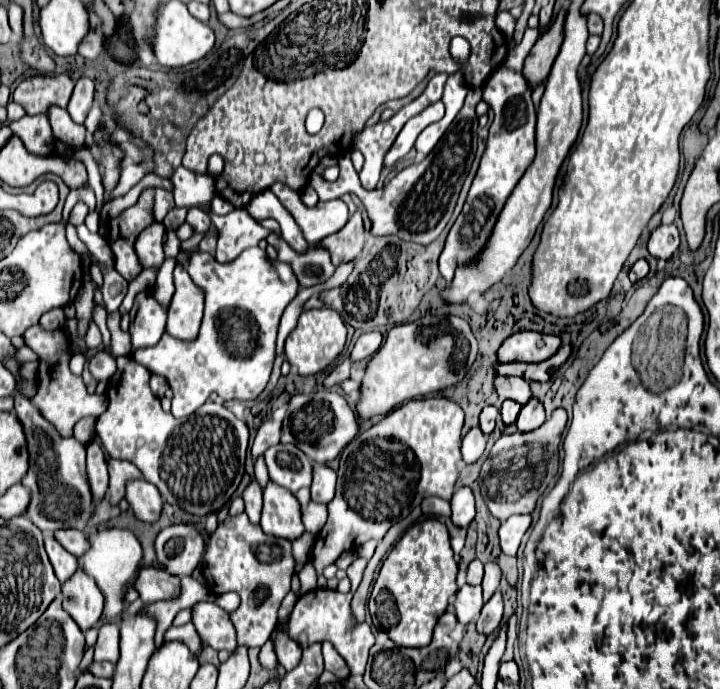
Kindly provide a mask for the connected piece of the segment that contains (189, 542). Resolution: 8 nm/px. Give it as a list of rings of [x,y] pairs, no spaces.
[[[172,524],[164,528],[156,536],[154,548],[158,564],[176,576],[190,576],[204,556],[202,534],[188,524]]]

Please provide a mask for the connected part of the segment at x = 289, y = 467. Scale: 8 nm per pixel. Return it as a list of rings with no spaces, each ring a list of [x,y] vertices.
[[[276,444],[276,446],[268,448],[268,452],[264,454],[264,462],[268,466],[270,480],[276,482],[278,486],[290,490],[292,494],[296,494],[300,488],[310,488],[310,484],[312,484],[312,464],[310,464],[308,456],[302,454],[302,450],[298,450],[294,444]]]

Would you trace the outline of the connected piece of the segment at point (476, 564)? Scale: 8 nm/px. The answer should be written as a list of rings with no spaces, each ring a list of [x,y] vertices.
[[[472,560],[470,566],[468,566],[468,584],[472,586],[478,586],[482,582],[482,576],[484,576],[484,566],[480,560]]]

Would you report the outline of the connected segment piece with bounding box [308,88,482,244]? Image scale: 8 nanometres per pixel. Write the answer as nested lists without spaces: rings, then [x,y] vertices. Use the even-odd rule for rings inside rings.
[[[470,88],[466,102],[456,116],[460,124],[456,122],[454,126],[450,126],[450,130],[438,142],[438,148],[434,148],[422,162],[410,164],[404,170],[400,170],[398,176],[392,178],[388,186],[384,186],[384,190],[368,192],[360,186],[358,174],[354,174],[350,152],[342,156],[340,176],[336,182],[326,182],[318,174],[312,174],[308,178],[308,186],[312,186],[318,192],[321,201],[340,198],[344,194],[356,194],[368,210],[368,216],[372,220],[372,234],[398,234],[400,238],[416,244],[434,242],[454,212],[456,198],[476,156],[476,128],[478,128],[476,104],[480,100],[482,100],[482,88]]]

